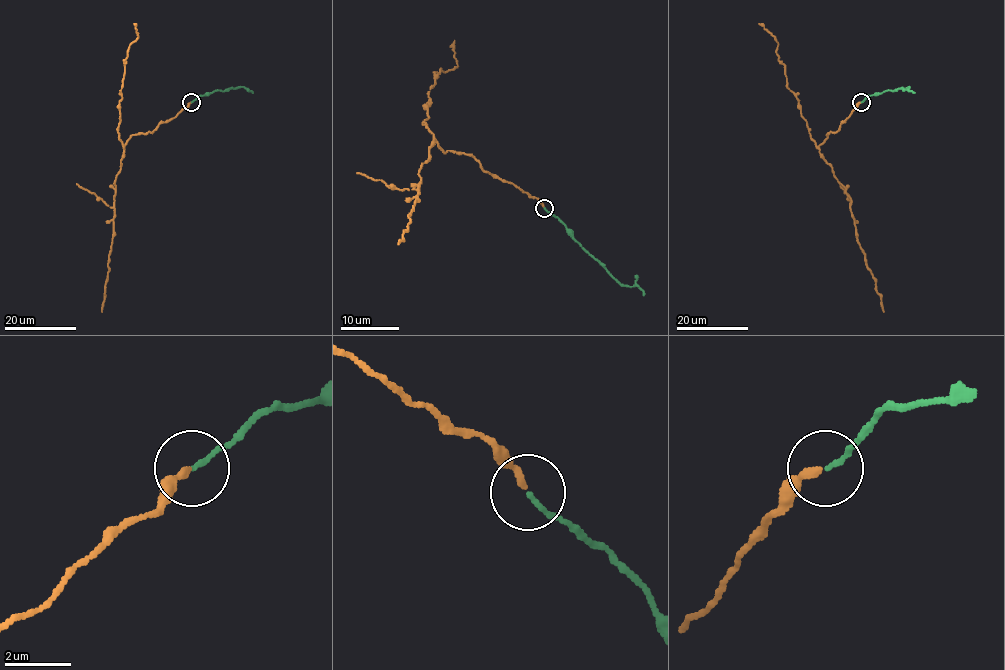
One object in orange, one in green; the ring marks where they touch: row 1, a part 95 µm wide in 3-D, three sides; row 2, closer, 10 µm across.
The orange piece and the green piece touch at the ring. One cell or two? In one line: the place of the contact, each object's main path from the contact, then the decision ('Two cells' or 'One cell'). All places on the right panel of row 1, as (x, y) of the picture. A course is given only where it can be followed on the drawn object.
Place: (861, 102). Course of orange: (861, 102), (839, 128), (826, 135), (818, 146), (820, 155), (851, 200), (857, 243), (875, 282), (883, 311). Course of green: (861, 102), (867, 96), (885, 90), (910, 87), (909, 90), (915, 92). One cell

